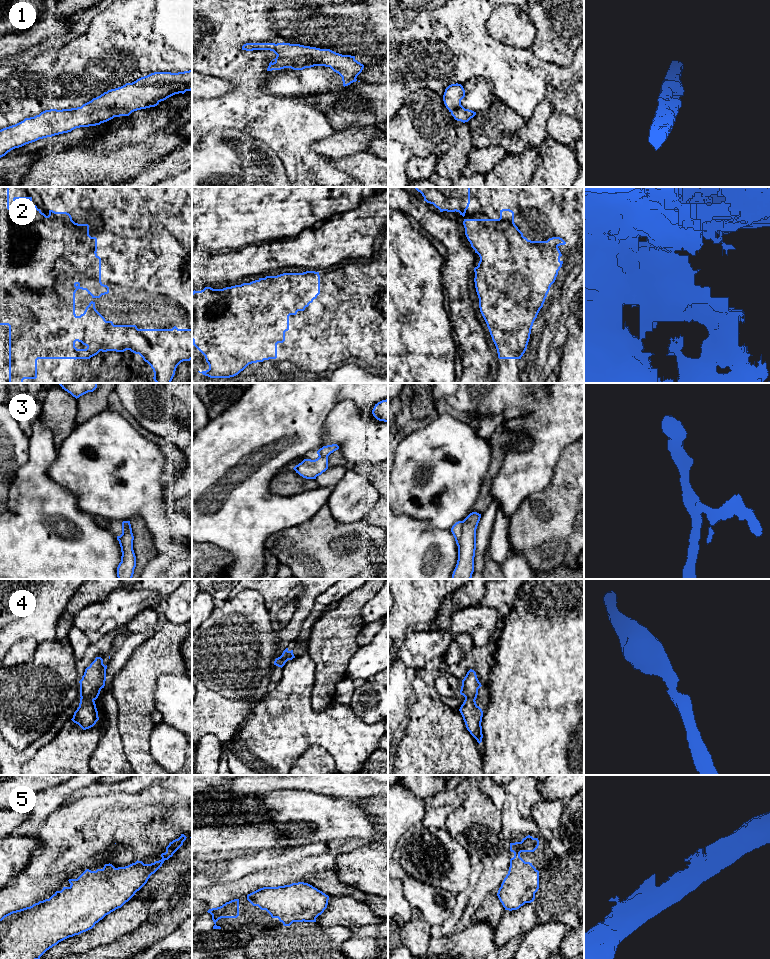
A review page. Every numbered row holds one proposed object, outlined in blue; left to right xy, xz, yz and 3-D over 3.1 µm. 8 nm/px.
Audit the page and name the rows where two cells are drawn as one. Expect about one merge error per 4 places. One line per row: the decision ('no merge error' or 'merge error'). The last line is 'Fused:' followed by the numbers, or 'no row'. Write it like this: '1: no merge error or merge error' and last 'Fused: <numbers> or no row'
1: no merge error
2: no merge error
3: merge error
4: no merge error
5: no merge error
Fused: 3

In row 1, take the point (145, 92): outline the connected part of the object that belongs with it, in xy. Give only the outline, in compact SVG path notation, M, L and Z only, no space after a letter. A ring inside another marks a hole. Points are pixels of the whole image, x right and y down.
M192 70L171 73L154 72L141 77L132 83L108 90L100 96L83 104L81 107L71 109L50 109L34 117L0 130L0 158L15 148L35 142L39 139L71 132L80 127L100 125L114 117L129 116L132 112L157 106L167 98L192 90Z

